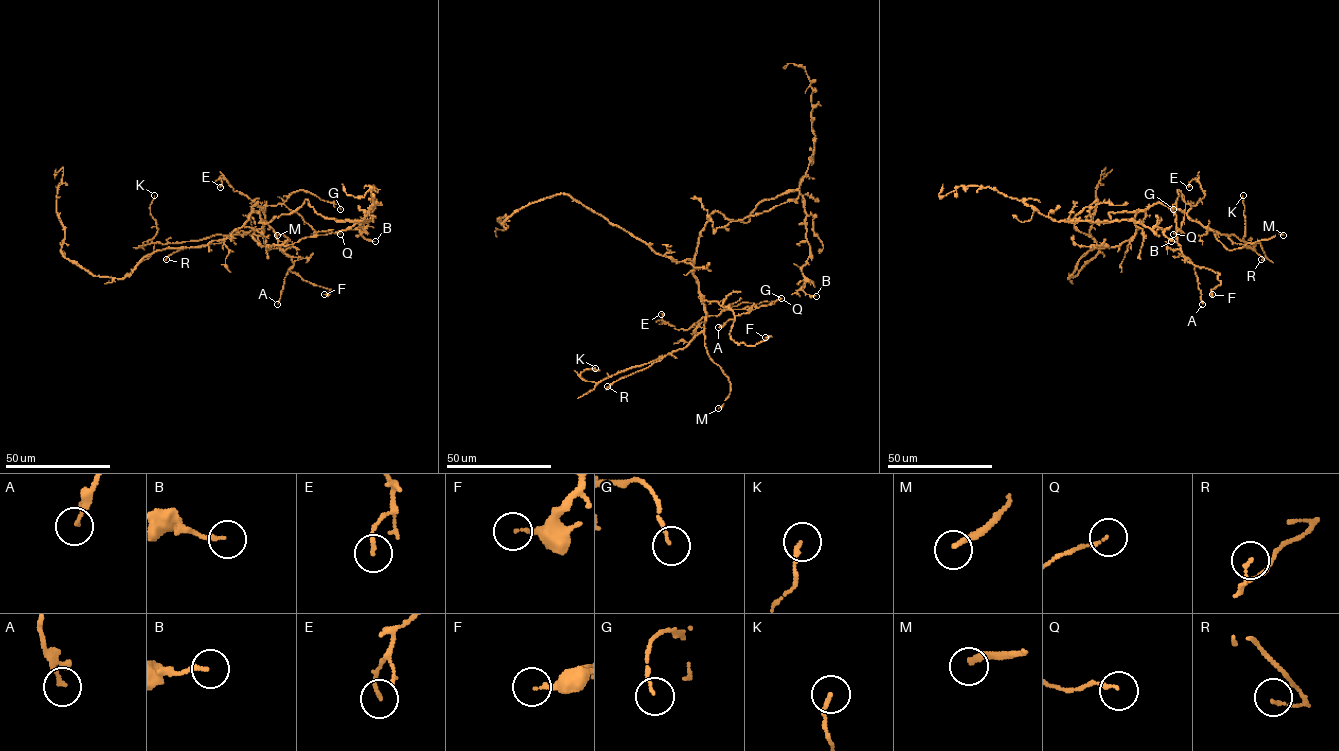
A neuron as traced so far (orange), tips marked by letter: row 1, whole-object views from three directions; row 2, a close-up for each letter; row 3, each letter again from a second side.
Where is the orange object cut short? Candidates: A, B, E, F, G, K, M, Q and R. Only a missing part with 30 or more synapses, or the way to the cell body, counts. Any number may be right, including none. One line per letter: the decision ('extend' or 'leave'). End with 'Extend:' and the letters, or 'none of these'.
A: leave
B: leave
E: leave
F: leave
G: leave
K: leave
M: extend
Q: leave
R: leave
Extend: M

